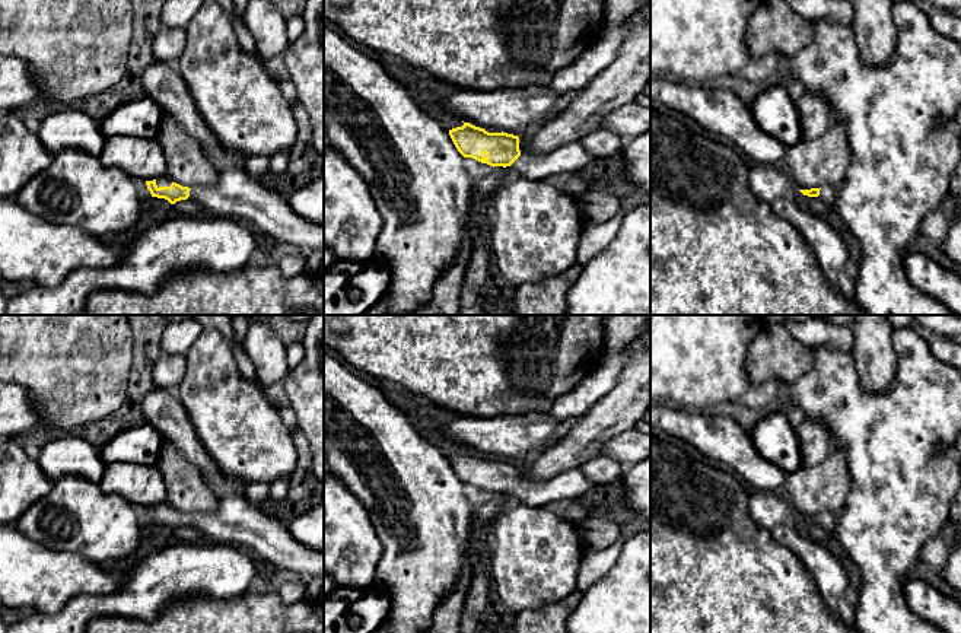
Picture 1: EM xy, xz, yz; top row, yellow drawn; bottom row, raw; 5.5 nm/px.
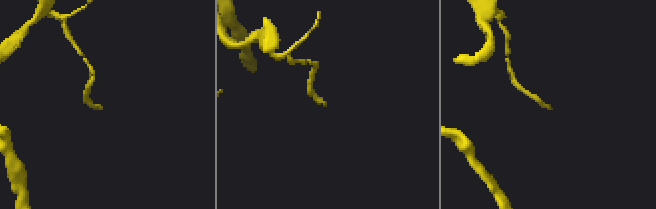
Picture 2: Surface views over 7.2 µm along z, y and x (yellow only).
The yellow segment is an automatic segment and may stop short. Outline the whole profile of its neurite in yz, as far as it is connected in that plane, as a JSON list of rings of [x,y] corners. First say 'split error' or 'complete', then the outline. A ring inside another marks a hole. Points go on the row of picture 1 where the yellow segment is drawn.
split error | [[[825,187],[825,188],[811,188],[811,190],[799,190],[804,195],[808,197],[818,197],[822,201],[836,206],[836,200],[839,195],[839,190],[833,187]]]

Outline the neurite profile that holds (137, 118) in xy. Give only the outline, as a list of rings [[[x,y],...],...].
[[[144,96],[117,108],[99,123],[105,139],[131,136],[156,139],[165,111],[150,98]]]

